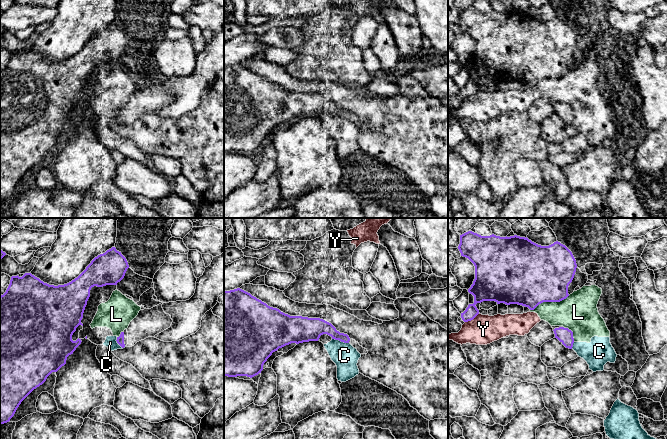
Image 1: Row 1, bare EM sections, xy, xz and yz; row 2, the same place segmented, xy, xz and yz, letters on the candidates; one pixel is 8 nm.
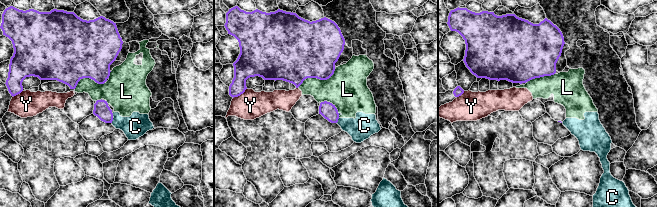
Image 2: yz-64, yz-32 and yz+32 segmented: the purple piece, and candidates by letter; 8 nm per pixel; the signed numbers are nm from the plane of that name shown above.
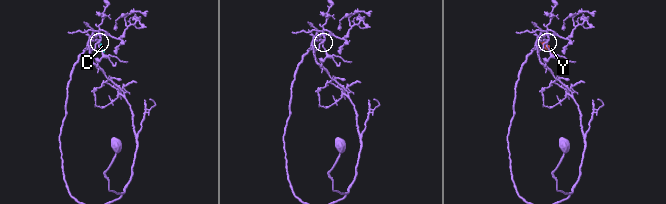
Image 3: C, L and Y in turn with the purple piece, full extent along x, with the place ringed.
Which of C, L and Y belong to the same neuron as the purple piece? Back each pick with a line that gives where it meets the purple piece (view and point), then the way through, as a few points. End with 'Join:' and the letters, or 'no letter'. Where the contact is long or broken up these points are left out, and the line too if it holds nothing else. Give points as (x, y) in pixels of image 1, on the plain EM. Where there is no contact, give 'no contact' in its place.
Join: no letter

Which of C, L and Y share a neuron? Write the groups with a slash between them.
C L Y

